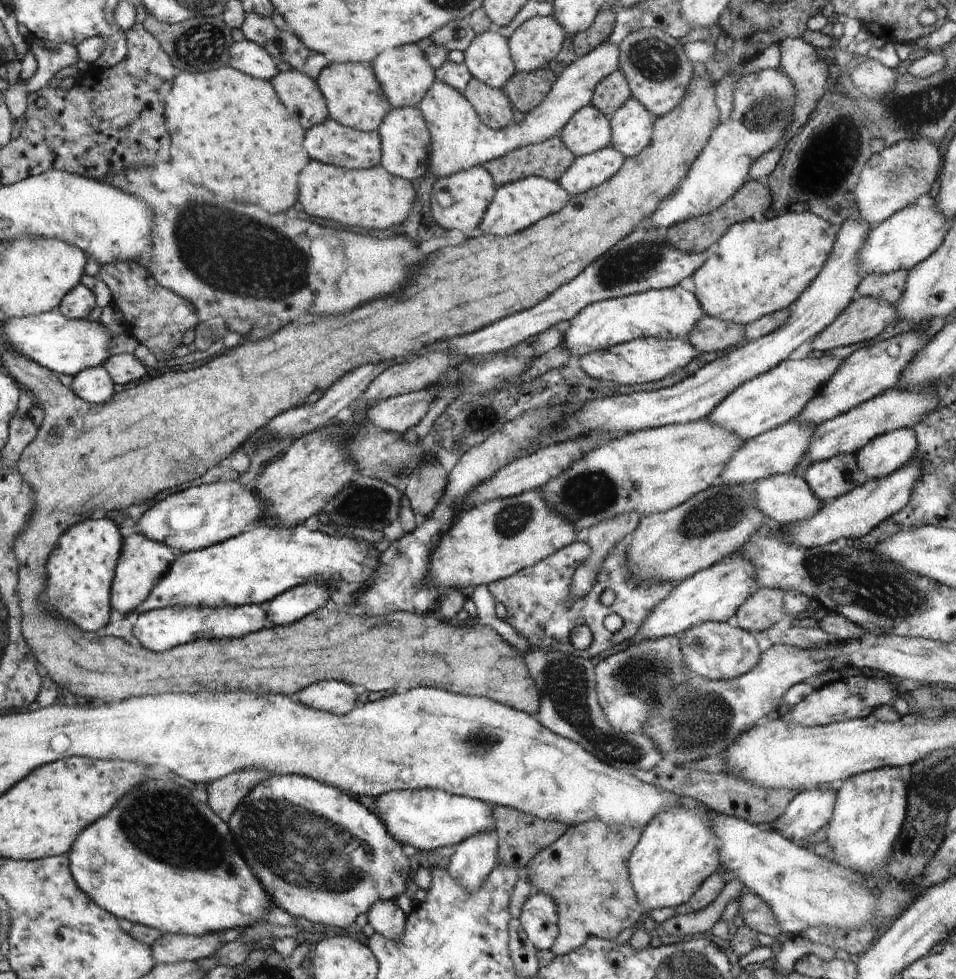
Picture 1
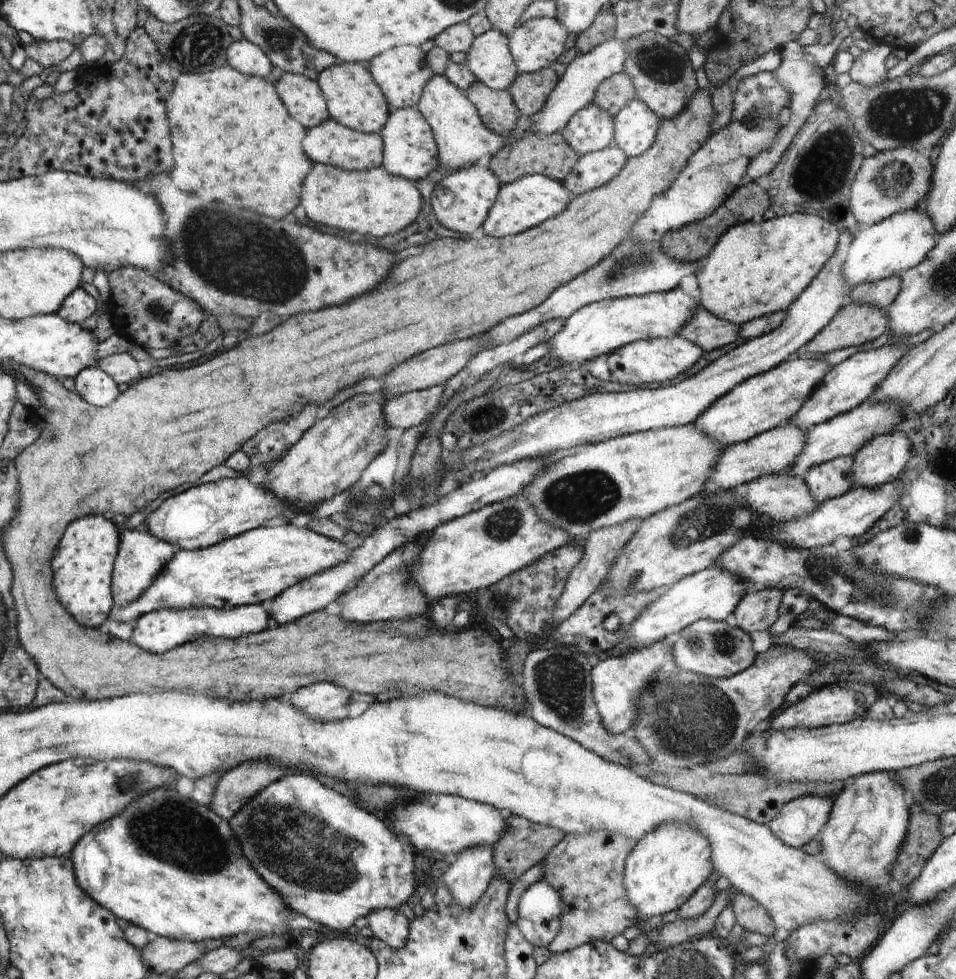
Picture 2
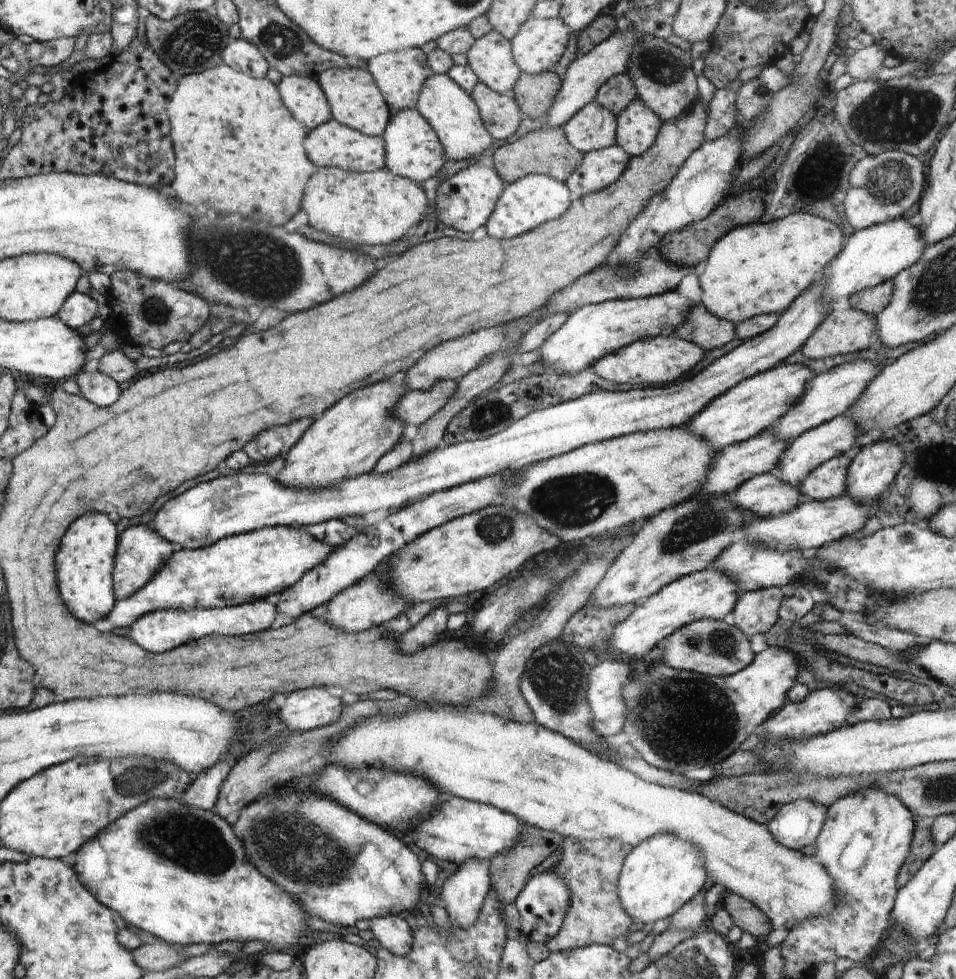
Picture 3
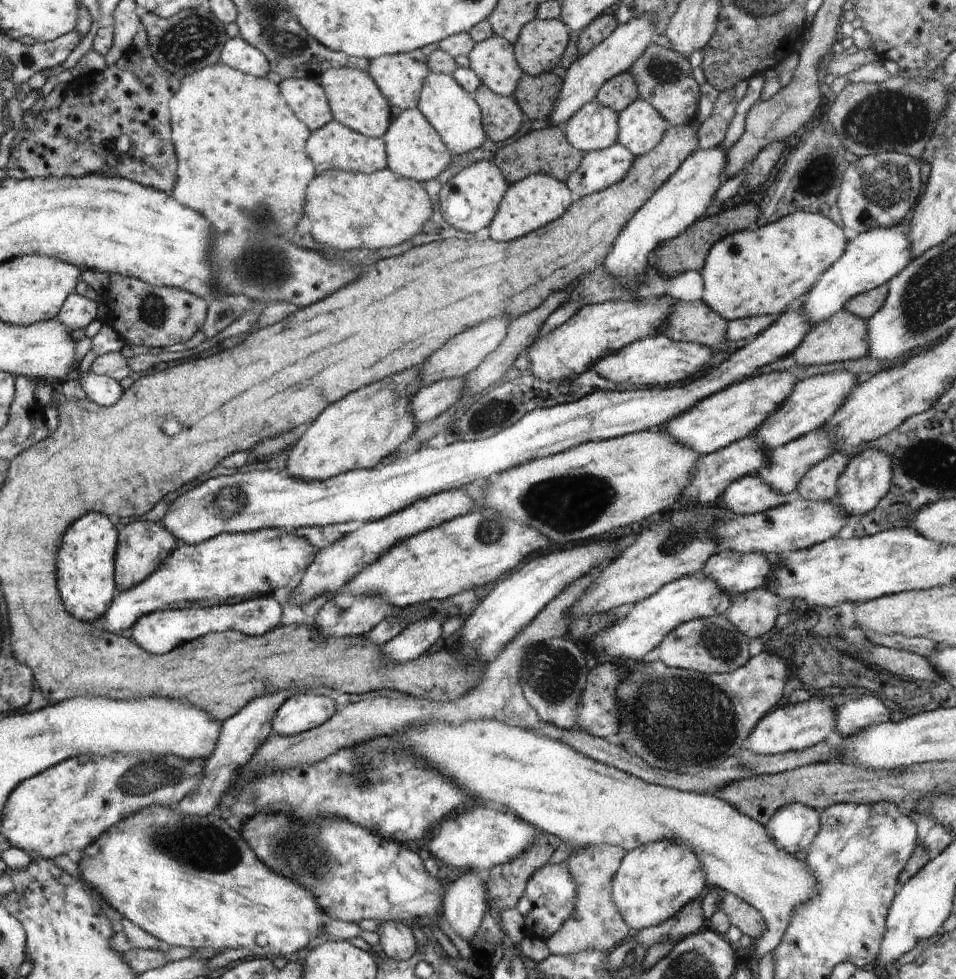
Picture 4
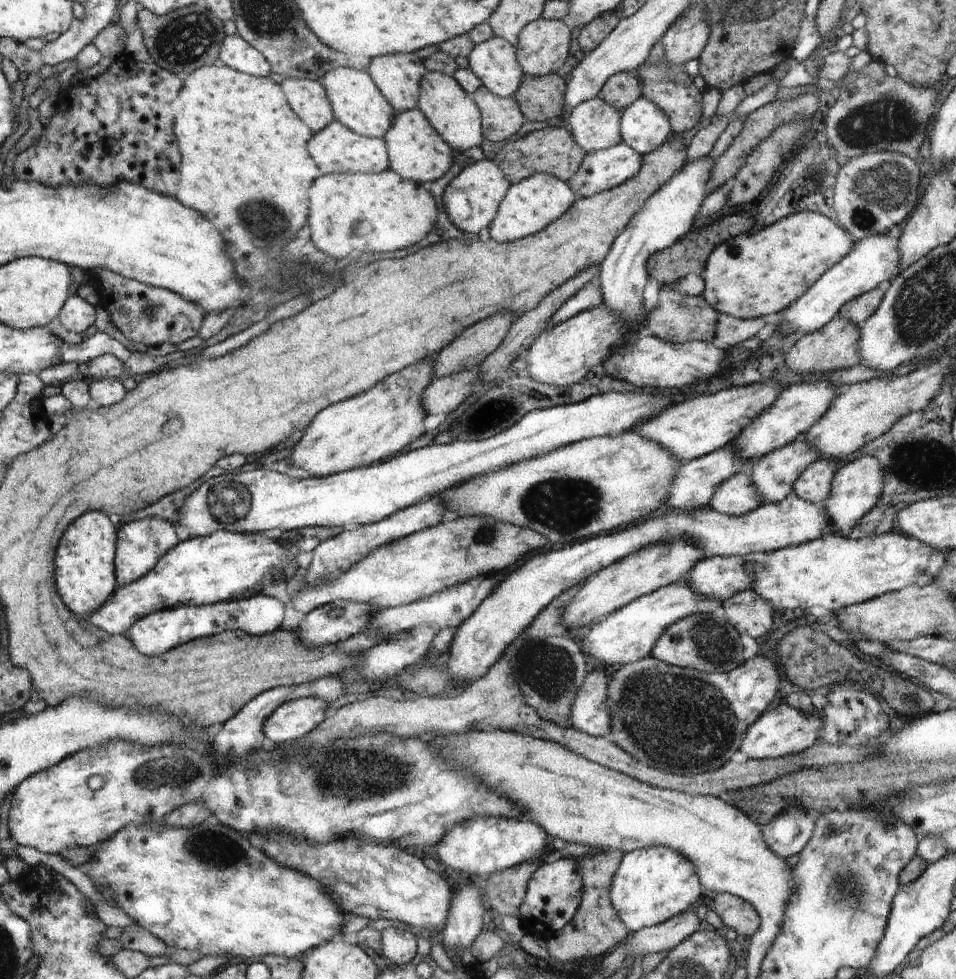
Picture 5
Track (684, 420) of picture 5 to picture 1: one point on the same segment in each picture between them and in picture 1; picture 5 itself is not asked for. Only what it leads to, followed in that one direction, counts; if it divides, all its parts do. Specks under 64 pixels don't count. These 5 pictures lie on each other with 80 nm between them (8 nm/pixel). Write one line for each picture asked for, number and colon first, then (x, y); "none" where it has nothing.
1: (771, 399)
2: (762, 402)
3: (754, 405)
4: (736, 412)

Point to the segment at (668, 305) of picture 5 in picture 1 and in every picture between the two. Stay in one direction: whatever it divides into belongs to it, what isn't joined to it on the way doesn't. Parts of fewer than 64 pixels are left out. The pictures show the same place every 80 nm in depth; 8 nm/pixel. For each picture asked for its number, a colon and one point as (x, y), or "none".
1: (710, 335)
2: (705, 330)
3: (701, 327)
4: (696, 322)

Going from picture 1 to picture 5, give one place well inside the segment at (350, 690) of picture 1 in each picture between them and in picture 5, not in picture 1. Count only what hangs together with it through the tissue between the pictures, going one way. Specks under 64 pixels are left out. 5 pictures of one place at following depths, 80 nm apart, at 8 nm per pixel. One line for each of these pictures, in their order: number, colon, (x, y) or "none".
2: (327, 702)
3: (304, 710)
4: (300, 712)
5: (293, 719)

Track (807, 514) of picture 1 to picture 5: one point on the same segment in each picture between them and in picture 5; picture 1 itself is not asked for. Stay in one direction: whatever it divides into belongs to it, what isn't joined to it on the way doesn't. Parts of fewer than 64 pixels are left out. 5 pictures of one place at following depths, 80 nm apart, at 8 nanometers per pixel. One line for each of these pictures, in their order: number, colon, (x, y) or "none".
2: (783, 498)
3: (765, 495)
4: (750, 495)
5: (738, 495)

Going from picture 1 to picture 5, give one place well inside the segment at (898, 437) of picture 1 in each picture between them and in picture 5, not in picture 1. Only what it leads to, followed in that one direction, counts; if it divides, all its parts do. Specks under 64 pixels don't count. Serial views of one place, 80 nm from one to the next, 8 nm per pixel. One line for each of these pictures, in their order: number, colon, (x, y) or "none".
2: (880, 461)
3: (871, 473)
4: (866, 479)
5: (856, 487)

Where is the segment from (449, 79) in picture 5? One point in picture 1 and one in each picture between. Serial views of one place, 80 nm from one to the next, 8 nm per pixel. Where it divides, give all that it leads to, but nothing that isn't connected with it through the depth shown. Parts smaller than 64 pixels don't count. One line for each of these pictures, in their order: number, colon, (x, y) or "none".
1: (459, 139)
2: (462, 139)
3: (455, 118)
4: (450, 109)

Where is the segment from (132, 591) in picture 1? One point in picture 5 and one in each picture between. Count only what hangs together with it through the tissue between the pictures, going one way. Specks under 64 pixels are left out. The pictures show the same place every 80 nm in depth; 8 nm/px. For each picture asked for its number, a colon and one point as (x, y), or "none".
2: (143, 557)
3: (142, 552)
4: (143, 546)
5: (141, 544)

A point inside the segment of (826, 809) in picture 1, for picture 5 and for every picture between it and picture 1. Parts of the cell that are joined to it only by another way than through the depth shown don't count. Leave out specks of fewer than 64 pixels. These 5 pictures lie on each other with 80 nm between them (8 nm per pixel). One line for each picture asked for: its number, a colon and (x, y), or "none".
2: (800, 820)
3: (798, 823)
4: (792, 828)
5: (789, 831)

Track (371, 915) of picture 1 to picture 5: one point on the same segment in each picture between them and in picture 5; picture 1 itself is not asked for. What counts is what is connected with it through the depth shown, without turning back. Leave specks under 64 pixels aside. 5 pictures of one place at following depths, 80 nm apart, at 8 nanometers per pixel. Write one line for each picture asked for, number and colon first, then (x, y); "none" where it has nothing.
2: (389, 925)
3: (392, 931)
4: (398, 943)
5: (398, 945)

